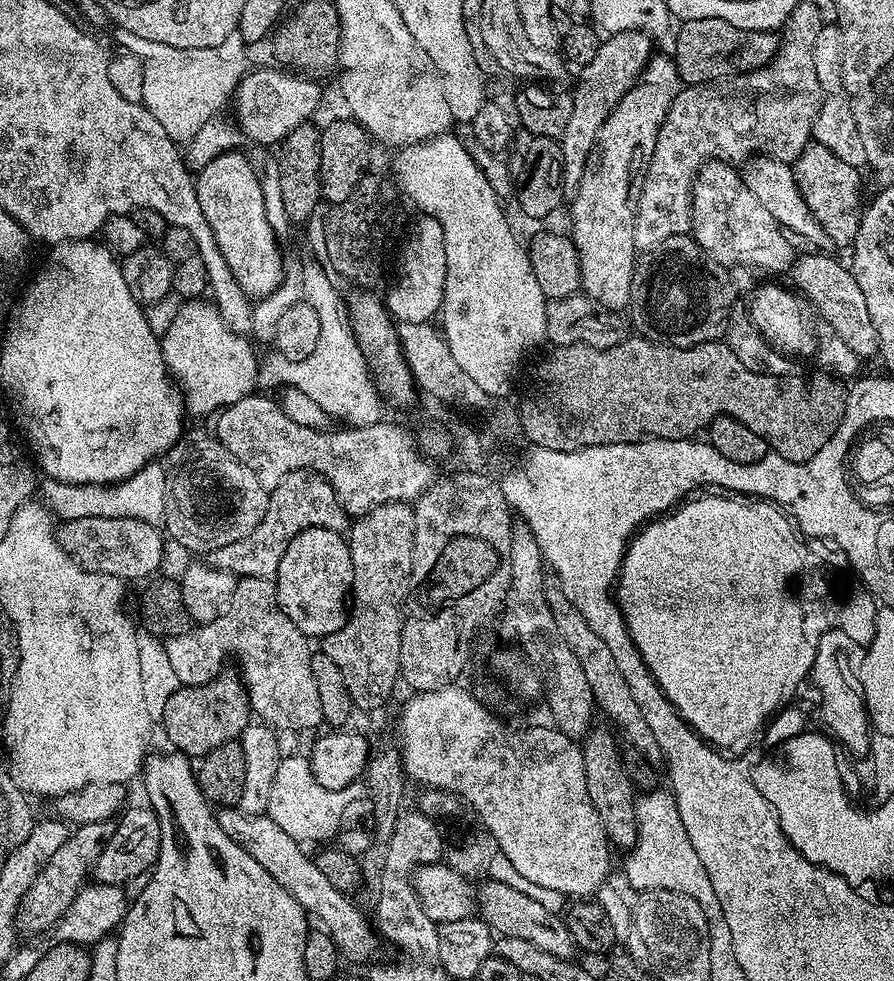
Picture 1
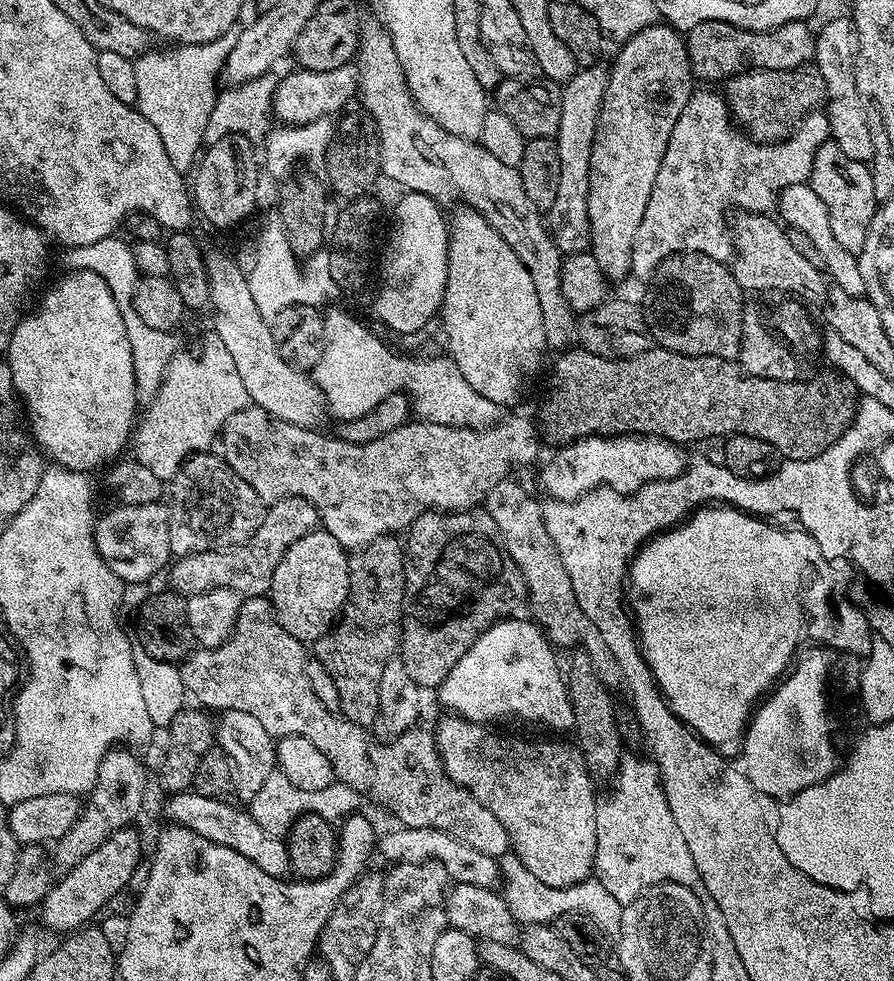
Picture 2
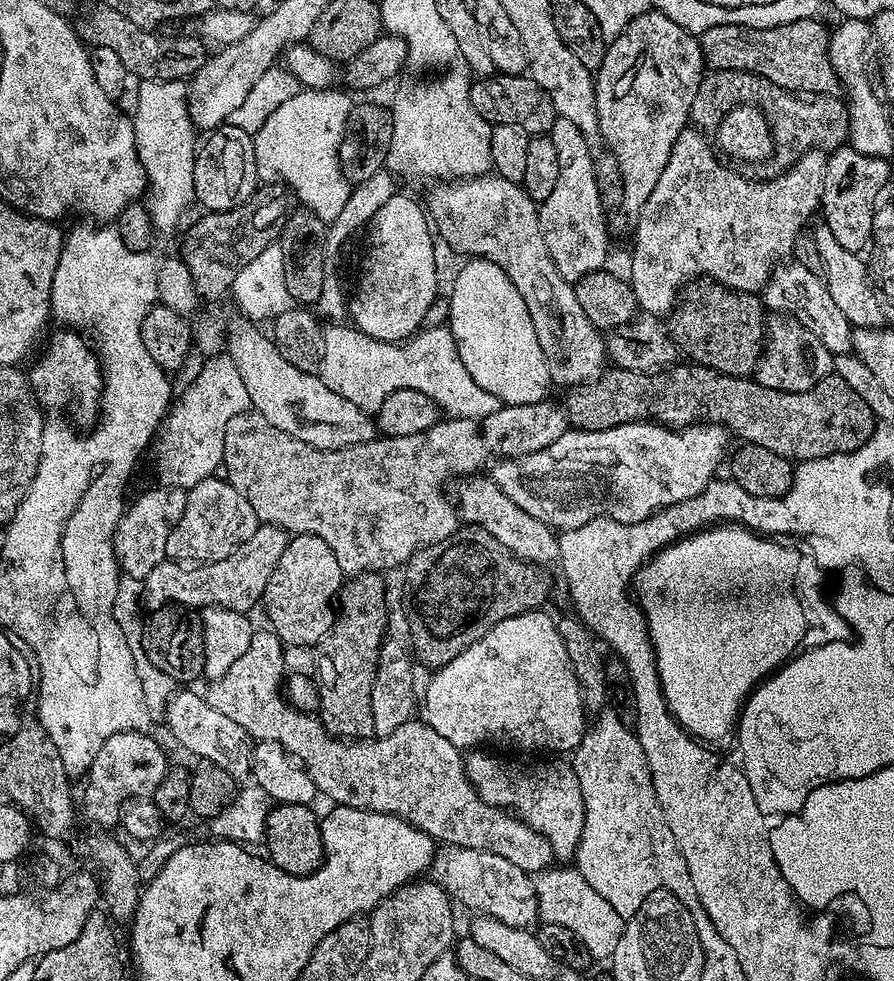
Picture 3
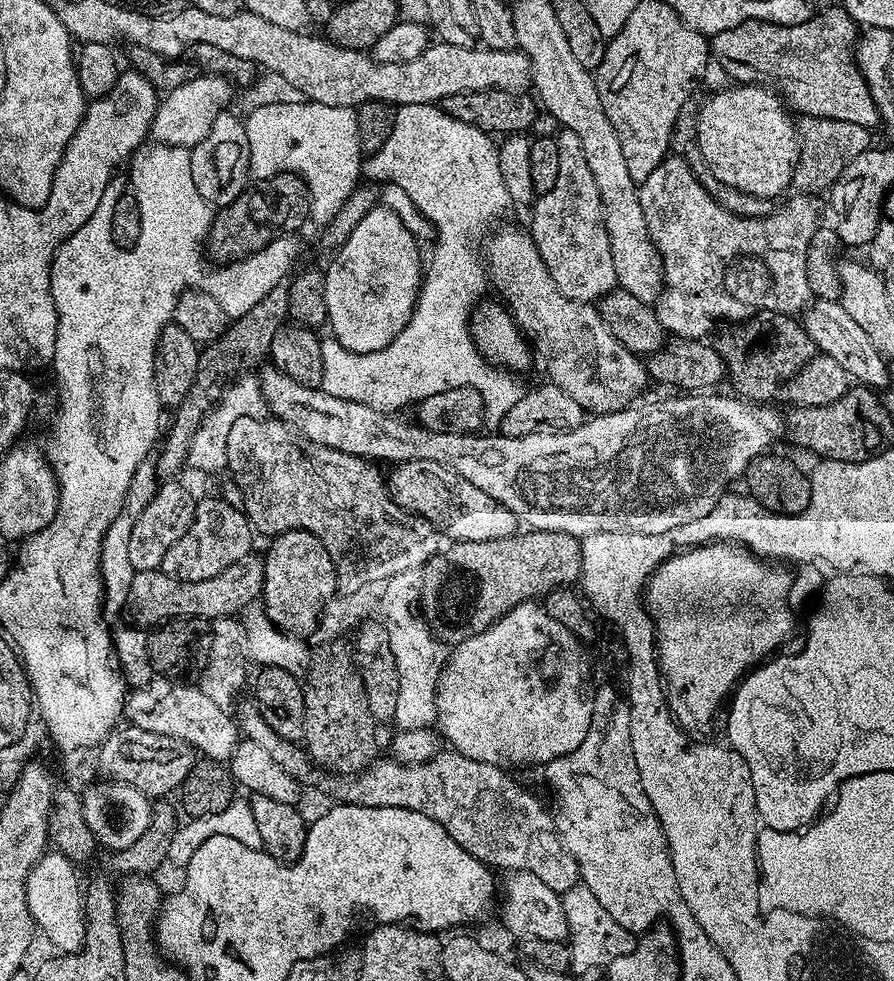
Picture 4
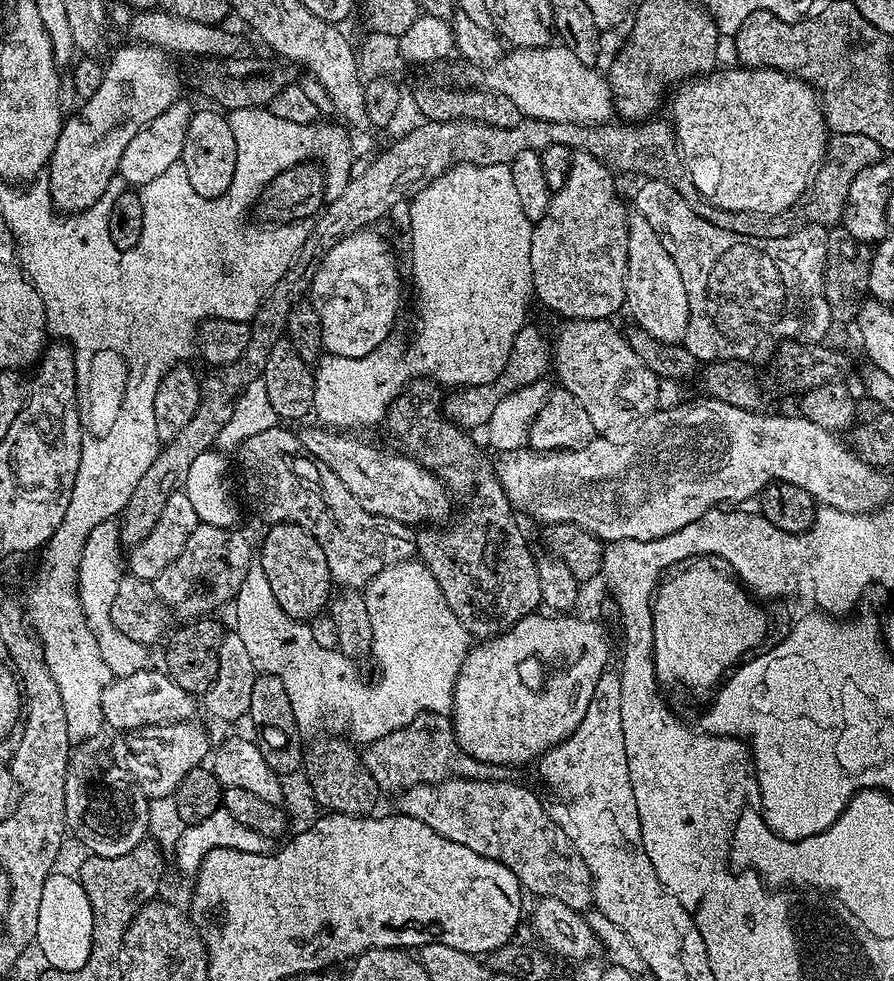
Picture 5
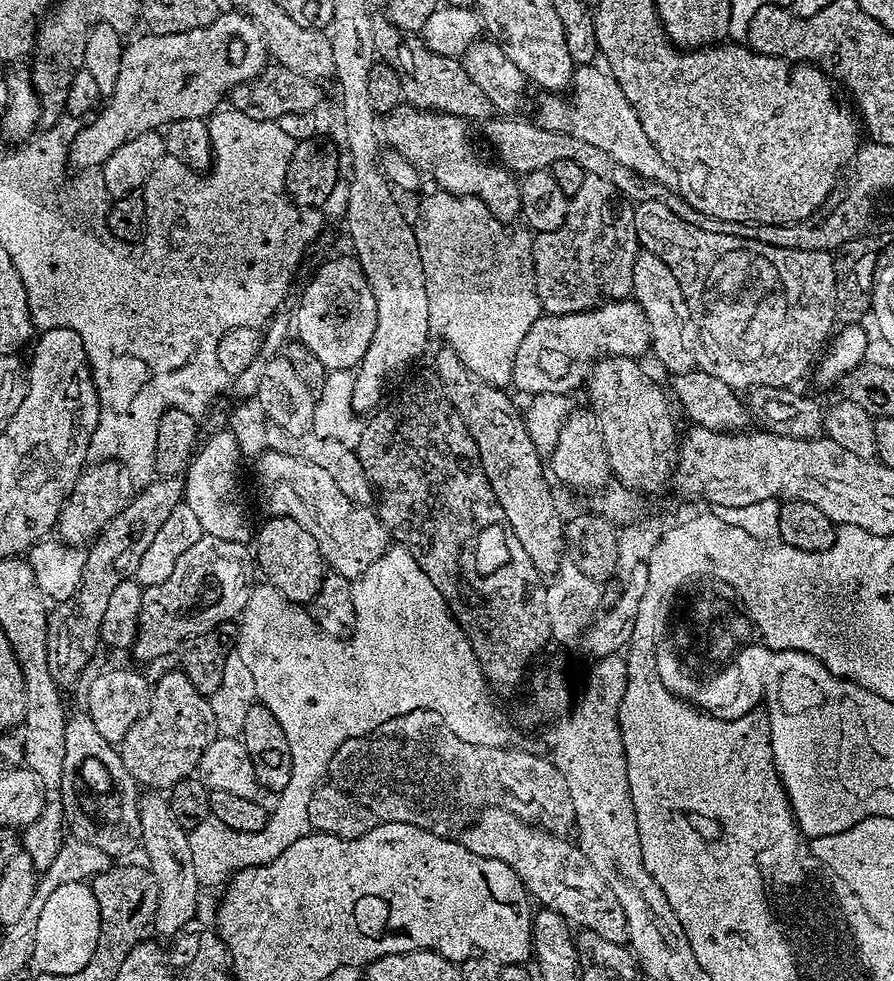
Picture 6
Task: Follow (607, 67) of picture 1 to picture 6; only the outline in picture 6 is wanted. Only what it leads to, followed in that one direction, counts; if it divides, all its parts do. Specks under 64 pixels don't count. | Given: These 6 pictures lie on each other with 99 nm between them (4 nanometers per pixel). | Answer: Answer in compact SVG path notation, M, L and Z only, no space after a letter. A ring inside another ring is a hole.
M585 175L578 194L569 199L566 222L562 222L558 230L535 233L532 241L536 289L540 307L547 315L570 315L572 312L590 311L608 301L626 300L631 297L634 262L638 251L635 213L635 207L625 202L606 178Z

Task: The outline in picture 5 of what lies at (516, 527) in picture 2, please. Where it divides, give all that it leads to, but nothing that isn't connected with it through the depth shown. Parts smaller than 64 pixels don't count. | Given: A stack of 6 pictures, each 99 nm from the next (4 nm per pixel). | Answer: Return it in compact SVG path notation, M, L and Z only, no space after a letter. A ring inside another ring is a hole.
M327 426L315 427L299 429L298 435L302 446L320 464L334 470L334 474L338 474L338 478L342 478L346 490L350 490L352 497L370 514L381 516L387 520L396 520L399 524L407 526L415 526L414 524L422 526L426 523L432 526L440 526L453 515L454 500L448 488L445 487L443 481L425 469L423 465L417 463L416 460L404 454L398 456L394 452L383 452L382 449L375 448L372 444L363 444L362 441L355 440L352 437L355 435L352 434L341 434Z

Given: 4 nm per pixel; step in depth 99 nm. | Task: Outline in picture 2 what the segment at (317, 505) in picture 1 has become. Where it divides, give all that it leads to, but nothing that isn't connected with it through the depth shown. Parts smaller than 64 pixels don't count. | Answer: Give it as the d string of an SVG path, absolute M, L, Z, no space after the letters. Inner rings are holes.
M287 496L271 501L264 513L262 526L244 544L235 544L233 548L195 552L181 556L171 565L171 587L185 597L214 588L234 590L242 598L263 596L272 587L274 566L282 562L282 554L298 542L306 533L317 527L316 507L301 496ZM176 564L176 565L175 565Z

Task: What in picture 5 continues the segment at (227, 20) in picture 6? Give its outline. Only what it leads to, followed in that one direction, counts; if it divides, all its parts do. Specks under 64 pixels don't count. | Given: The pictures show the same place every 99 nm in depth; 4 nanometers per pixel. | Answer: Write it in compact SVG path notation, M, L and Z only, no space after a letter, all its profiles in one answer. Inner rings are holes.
M128 42L125 48L120 48L112 56L112 61L107 61L102 86L90 94L88 100L83 101L73 116L69 115L64 121L62 130L58 134L56 149L50 161L50 167L46 172L48 187L52 190L52 205L61 214L71 214L74 212L85 212L107 188L113 187L117 179L122 154L126 146L134 139L134 134L142 130L158 114L170 110L170 106L181 99L180 76L176 73L176 64L169 53L161 48L154 48L151 44L139 42Z

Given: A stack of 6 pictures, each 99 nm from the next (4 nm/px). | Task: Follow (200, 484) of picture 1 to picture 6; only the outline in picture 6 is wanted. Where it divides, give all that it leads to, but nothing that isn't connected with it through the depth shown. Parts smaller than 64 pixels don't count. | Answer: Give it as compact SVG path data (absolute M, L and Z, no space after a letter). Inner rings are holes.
M203 535L174 566L170 578L158 586L143 589L140 594L140 618L136 622L136 640L130 652L140 660L160 660L176 647L187 645L196 636L217 631L227 620L235 621L246 606L254 587L254 556L247 543Z

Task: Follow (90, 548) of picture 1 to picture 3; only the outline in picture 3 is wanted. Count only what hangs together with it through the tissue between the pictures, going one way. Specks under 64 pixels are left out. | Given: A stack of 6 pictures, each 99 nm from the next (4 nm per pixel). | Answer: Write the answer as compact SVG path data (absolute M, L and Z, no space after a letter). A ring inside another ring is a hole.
M155 486L144 492L136 501L127 505L126 511L116 523L116 532L112 535L112 545L116 555L116 563L125 576L143 580L166 558L166 538L170 538L170 530L182 518L182 510L186 510L186 492L183 488L165 488Z

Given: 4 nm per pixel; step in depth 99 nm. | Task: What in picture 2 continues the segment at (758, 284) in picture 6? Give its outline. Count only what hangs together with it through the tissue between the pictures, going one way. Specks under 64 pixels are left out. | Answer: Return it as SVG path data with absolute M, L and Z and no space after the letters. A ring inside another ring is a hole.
M693 91L690 102L686 102L686 107L682 109L682 114L678 114L678 122L674 122L674 130L670 134L670 142L666 142L666 154L662 154L662 166L658 166L658 174L654 178L654 190L650 190L650 202L646 202L646 214L642 214L642 223L638 225L638 234L634 234L634 250L632 251L632 270L631 275L637 276L644 282L651 281L652 276L656 273L656 268L663 260L670 258L676 252L698 252L701 256L709 256L715 260L724 260L729 255L730 244L723 240L722 237L716 236L716 231L724 224L724 204L733 204L734 207L740 208L736 210L747 210L752 214L768 214L777 207L780 199L780 192L784 188L789 188L795 184L803 184L812 175L812 167L814 166L814 154L818 154L818 146L822 146L830 139L828 130L828 117L823 111L817 110L808 113L796 129L783 140L775 142L761 142L759 139L751 138L747 140L741 129L734 123L733 117L730 115L730 109L727 100L719 91L716 92L700 92Z

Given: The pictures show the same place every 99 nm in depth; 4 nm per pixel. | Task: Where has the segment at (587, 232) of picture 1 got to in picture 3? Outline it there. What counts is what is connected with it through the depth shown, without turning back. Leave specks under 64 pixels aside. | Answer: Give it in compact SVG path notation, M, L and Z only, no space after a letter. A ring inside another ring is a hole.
M655 10L638 14L638 18L627 24L622 34L608 44L602 66L594 72L598 126L603 147L616 161L616 168L620 171L618 201L629 212L629 217L639 216L642 206L646 206L646 198L650 198L654 191L678 134L689 127L691 102L705 73L699 39L678 26L678 22L670 22L666 14Z

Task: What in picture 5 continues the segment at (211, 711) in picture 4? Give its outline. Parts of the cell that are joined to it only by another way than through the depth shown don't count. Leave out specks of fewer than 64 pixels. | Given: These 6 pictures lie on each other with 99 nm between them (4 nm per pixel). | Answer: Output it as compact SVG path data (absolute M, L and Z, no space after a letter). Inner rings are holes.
M145 670L129 677L115 677L102 694L104 723L117 733L129 732L150 724L166 724L173 720L192 720L195 717L198 700L195 695L173 682L167 671Z

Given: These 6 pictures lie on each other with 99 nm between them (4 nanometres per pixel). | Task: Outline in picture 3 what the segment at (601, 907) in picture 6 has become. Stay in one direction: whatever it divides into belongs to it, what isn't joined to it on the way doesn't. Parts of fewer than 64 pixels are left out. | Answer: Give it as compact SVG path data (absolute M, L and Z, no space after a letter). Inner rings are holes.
M257 631L250 642L250 650L246 650L246 654L242 654L242 658L238 658L238 662L234 662L234 666L230 666L226 674L222 674L222 678L207 685L208 704L214 706L218 714L226 714L226 718L238 722L238 726L242 726L242 730L246 730L253 741L269 740L281 744L307 768L317 793L329 795L337 806L397 816L410 821L415 828L441 845L470 847L489 851L490 854L500 854L529 874L539 874L553 863L552 847L550 842L546 842L544 835L535 832L519 816L486 803L468 781L461 749L446 742L446 738L442 738L442 734L424 723L423 719L410 719L388 736L343 740L329 732L315 715L293 708L286 702L282 691L286 680L284 652L286 653L285 645L281 644L275 632Z

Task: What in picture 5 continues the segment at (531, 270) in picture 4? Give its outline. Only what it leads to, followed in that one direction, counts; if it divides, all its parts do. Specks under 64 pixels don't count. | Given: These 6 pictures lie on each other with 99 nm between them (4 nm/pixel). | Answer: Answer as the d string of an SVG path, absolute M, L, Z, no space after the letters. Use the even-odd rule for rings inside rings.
M568 320L556 332L551 345L551 363L560 379L559 387L574 394L582 402L582 410L590 414L597 433L608 434L611 428L632 424L657 411L662 381L634 354L627 335L616 332L608 320Z

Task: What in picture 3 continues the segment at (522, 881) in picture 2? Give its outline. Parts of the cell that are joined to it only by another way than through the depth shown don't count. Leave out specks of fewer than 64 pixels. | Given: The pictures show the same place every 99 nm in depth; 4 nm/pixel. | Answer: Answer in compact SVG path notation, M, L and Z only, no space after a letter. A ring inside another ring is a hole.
M566 866L560 868L562 869L545 869L533 877L539 919L545 924L566 927L579 938L593 959L609 959L621 941L626 923L625 917L615 913L614 906L611 906L610 902L607 902L579 871Z

